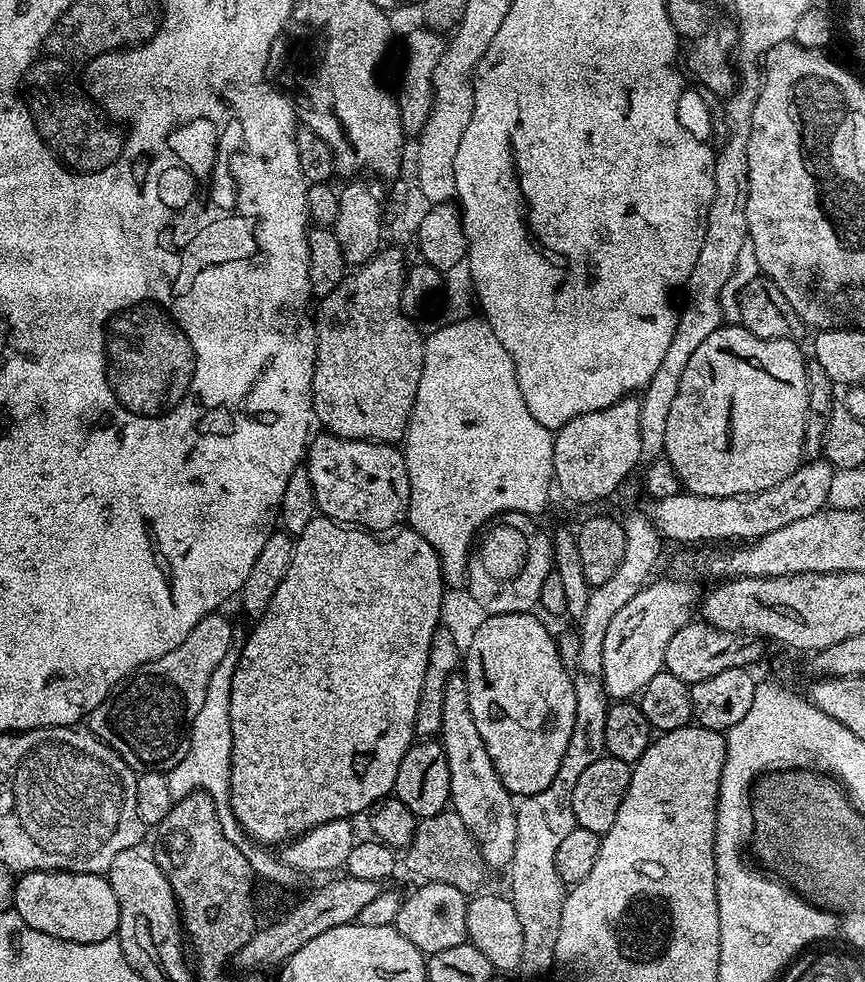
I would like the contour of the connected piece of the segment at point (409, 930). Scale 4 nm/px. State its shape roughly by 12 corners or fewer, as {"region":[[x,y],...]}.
{"region":[[442,882],[405,895],[402,938],[431,954],[468,938],[469,897]]}

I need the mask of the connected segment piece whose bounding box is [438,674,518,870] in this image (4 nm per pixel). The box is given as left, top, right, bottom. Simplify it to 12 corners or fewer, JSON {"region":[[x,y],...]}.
{"region":[[446,682],[438,742],[451,811],[489,869],[512,863],[518,804],[470,714]]}

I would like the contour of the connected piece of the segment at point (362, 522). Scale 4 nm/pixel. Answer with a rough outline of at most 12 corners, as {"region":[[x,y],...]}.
{"region":[[320,434],[306,449],[319,515],[380,534],[408,515],[391,444]]}

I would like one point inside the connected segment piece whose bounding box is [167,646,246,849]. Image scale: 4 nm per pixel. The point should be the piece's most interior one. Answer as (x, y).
(207, 764)

